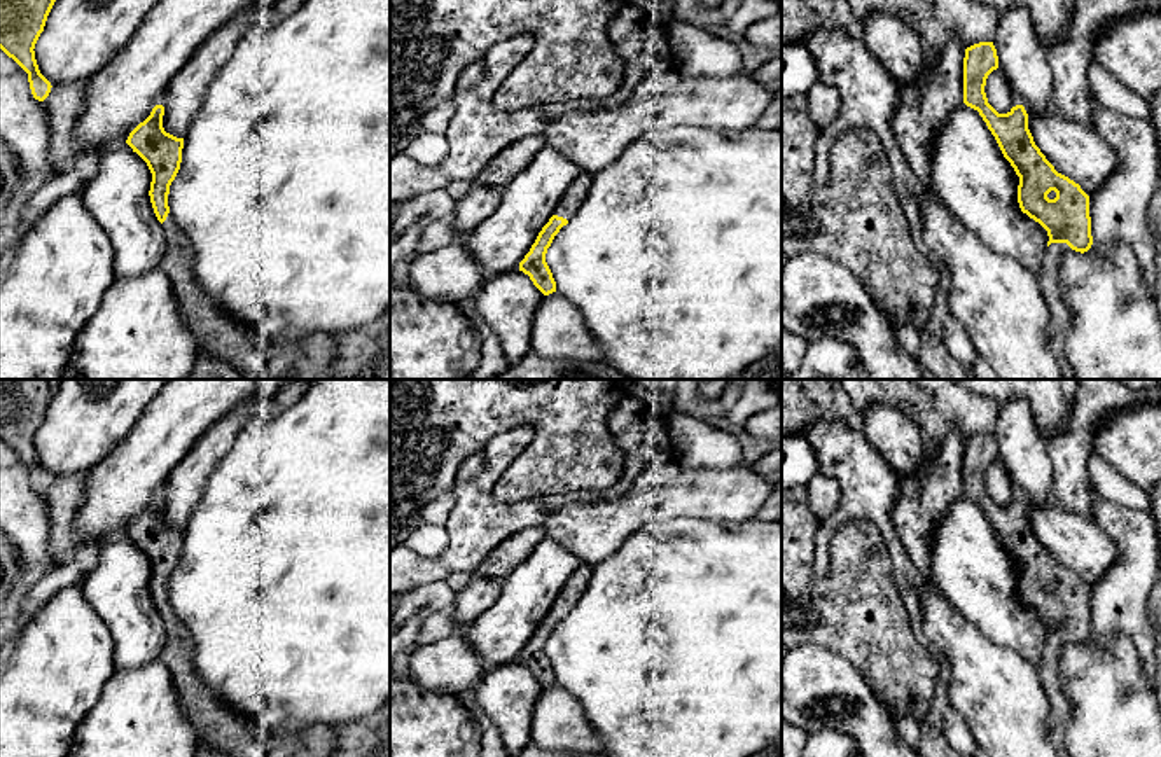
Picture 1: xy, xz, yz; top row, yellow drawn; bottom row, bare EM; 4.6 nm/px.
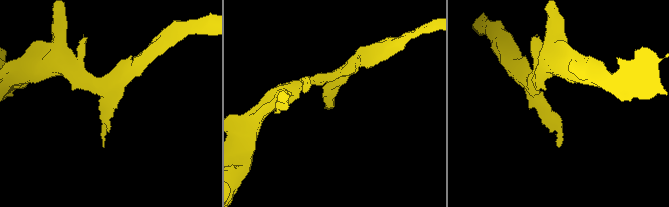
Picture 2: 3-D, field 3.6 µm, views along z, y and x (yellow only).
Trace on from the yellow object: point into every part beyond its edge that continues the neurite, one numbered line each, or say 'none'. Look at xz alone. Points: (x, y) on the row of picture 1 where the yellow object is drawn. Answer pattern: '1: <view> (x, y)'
1: xz (572, 200)

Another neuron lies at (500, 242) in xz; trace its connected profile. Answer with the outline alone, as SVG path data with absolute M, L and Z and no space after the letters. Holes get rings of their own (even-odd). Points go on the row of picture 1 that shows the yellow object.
M544 145L530 164L500 189L497 210L472 233L465 247L488 271L490 278L519 269L519 262L530 252L542 227L549 222L554 208L568 187L582 175L582 170L554 147Z

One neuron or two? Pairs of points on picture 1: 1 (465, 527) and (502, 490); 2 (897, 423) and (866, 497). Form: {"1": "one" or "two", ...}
{"1": "two", "2": "two"}

